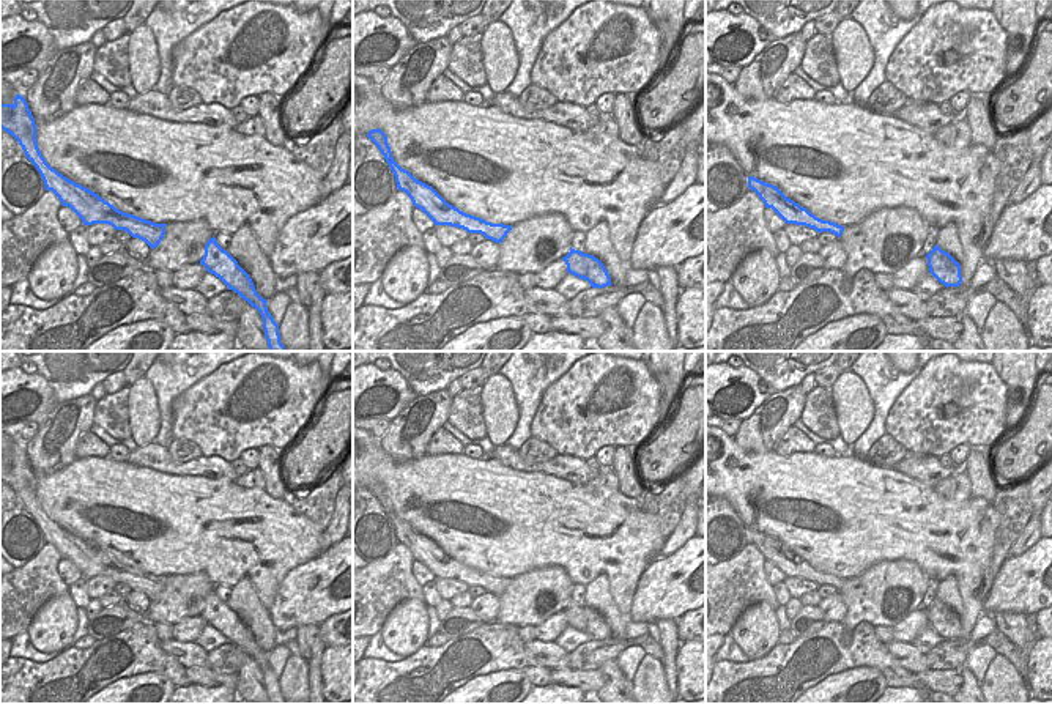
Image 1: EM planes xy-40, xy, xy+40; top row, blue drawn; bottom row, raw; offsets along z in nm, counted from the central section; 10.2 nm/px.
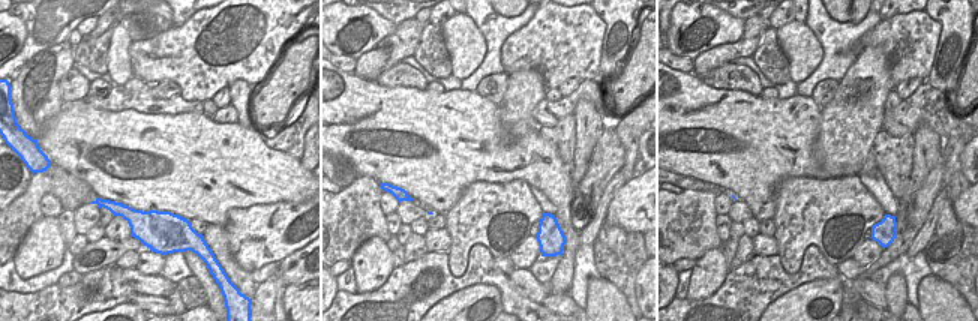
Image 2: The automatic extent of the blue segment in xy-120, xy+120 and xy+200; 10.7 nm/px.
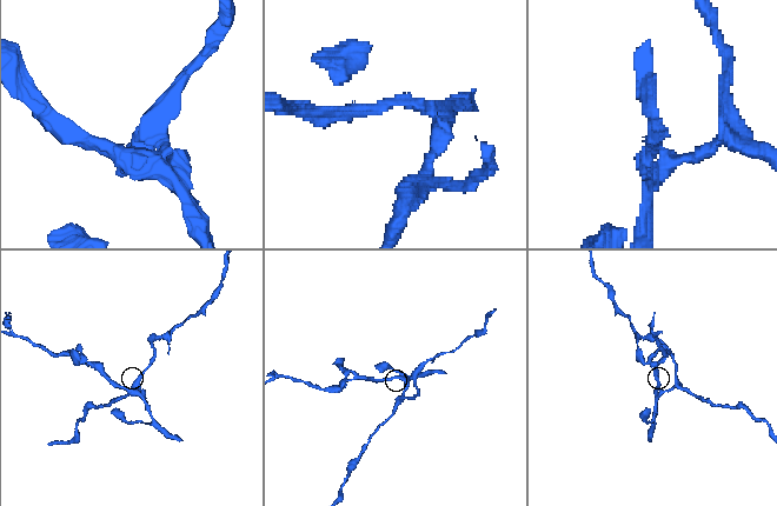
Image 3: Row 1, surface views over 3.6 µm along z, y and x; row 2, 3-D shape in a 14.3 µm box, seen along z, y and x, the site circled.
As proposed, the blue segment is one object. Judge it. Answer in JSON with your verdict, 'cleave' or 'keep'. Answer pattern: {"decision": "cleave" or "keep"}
{"decision": "cleave"}

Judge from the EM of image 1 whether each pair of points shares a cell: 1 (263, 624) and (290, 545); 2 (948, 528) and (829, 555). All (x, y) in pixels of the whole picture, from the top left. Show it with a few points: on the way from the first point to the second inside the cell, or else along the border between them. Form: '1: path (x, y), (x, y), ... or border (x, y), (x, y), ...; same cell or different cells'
1: border (251, 578), (257, 599), (268, 611); different cells
2: path (918, 528), (859, 528); same cell

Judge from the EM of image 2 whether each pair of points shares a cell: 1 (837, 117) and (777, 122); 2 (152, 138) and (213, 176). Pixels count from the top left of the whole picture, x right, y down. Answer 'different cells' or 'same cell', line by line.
1: different cells
2: same cell

